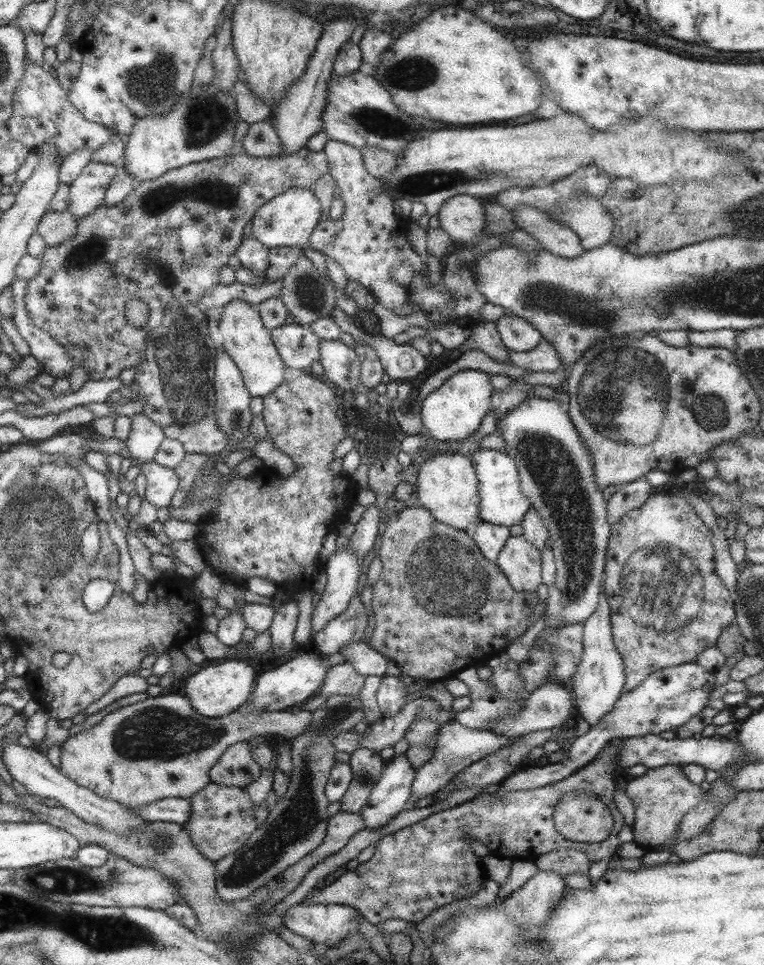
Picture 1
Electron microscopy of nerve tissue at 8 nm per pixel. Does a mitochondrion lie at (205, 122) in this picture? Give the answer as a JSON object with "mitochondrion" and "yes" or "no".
{"mitochondrion":"yes"}

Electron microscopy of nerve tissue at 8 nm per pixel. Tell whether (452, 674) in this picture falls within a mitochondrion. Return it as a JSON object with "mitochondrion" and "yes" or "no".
{"mitochondrion":"no"}

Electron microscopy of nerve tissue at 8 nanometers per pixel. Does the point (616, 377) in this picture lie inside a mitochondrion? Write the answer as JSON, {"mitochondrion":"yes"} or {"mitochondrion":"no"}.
{"mitochondrion":"yes"}

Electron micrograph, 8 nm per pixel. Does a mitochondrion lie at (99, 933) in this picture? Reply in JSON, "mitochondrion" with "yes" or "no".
{"mitochondrion":"yes"}

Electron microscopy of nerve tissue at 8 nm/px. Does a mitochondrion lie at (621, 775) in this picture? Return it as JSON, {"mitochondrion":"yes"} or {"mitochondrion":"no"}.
{"mitochondrion":"no"}

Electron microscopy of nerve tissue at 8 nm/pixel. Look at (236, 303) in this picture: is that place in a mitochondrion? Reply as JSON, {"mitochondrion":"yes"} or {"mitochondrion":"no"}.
{"mitochondrion":"no"}

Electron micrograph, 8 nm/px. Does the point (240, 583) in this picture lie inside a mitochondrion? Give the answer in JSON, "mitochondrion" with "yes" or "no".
{"mitochondrion":"no"}

